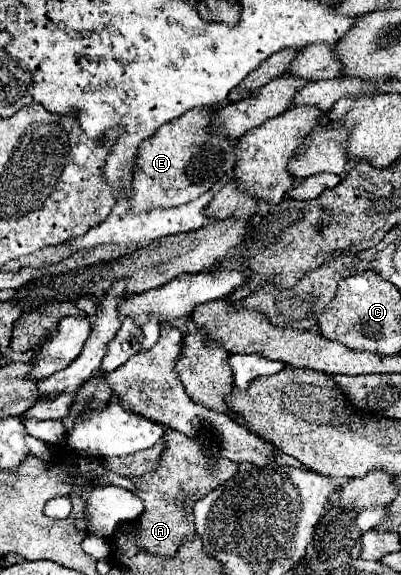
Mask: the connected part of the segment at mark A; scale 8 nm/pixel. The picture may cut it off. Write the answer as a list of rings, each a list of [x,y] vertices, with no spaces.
[[[165,428],[165,450],[161,452],[161,458],[157,462],[157,470],[151,470],[149,474],[141,474],[141,478],[129,478],[135,484],[133,494],[137,494],[145,510],[133,524],[119,524],[117,532],[133,532],[133,540],[141,550],[147,550],[151,554],[171,558],[175,556],[181,542],[185,542],[187,536],[195,534],[193,526],[193,506],[197,500],[201,500],[205,494],[215,490],[217,486],[225,484],[235,472],[237,462],[229,462],[227,458],[221,458],[221,446],[219,440],[209,432],[209,428],[201,430],[201,434],[189,438],[185,434],[177,434],[177,430]]]

